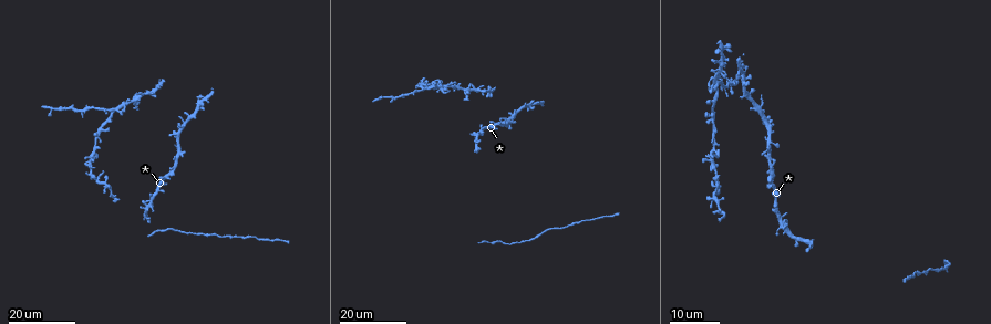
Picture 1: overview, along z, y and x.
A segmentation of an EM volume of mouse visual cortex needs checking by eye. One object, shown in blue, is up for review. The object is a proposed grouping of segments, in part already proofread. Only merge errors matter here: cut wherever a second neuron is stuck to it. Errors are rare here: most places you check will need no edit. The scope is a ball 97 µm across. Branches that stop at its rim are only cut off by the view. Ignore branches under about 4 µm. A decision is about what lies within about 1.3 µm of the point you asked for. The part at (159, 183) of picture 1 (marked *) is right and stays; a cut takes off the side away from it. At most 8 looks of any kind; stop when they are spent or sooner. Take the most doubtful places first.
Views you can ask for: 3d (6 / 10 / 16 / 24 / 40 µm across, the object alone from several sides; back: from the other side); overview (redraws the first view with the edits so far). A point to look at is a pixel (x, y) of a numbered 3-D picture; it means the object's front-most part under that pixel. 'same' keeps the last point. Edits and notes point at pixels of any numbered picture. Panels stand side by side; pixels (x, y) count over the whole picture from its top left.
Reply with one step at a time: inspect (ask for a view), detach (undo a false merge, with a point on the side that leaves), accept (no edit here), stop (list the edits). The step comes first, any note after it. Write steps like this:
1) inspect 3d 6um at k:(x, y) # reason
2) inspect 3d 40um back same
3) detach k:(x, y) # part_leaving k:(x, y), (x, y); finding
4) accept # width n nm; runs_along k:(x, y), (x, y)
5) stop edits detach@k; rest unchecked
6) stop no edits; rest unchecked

inspect 3d 16um at 1:(750, 93)

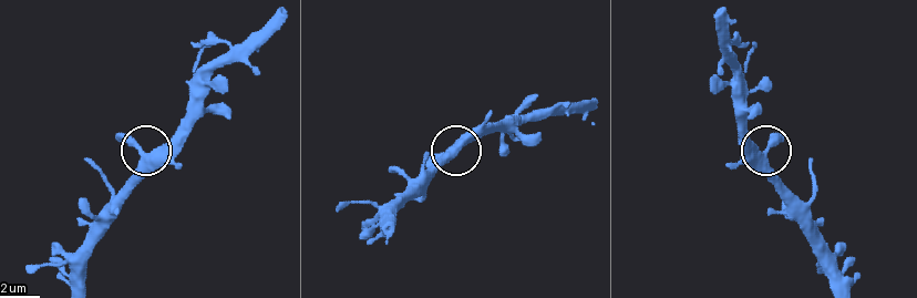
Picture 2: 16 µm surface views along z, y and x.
inspect 3d 6um at 2:(760, 156)

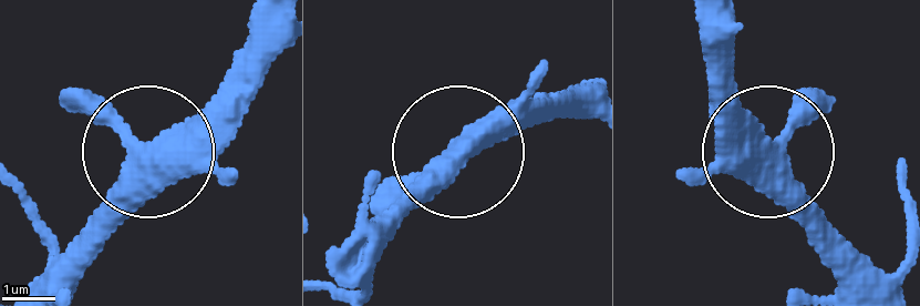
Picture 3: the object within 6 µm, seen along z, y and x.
accept # side_arm 12 um; runs_along 3:(893, 286), (779, 167), (704, 52); all the same neuron

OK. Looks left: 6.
inspect 3d 24um at 1:(154, 232) # a narrow waist

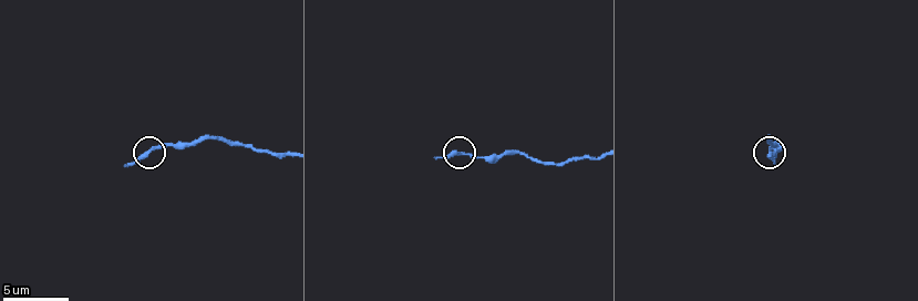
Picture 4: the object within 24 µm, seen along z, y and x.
inspect 3d 10um at 4:(455, 155) # zoom in

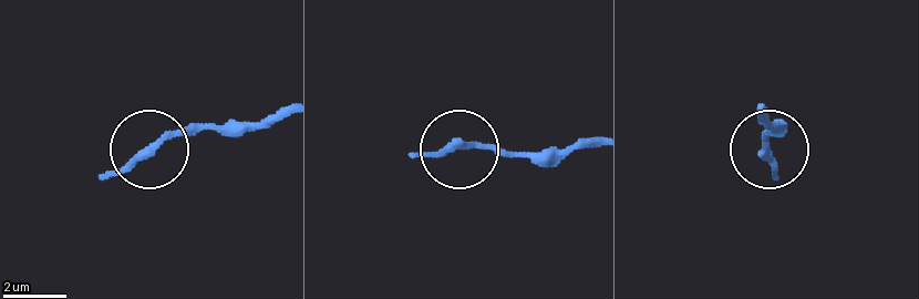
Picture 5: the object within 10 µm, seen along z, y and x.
accept # one neuron here

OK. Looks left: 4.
inspect 3d 24um at 1:(150, 95) # three arms meet

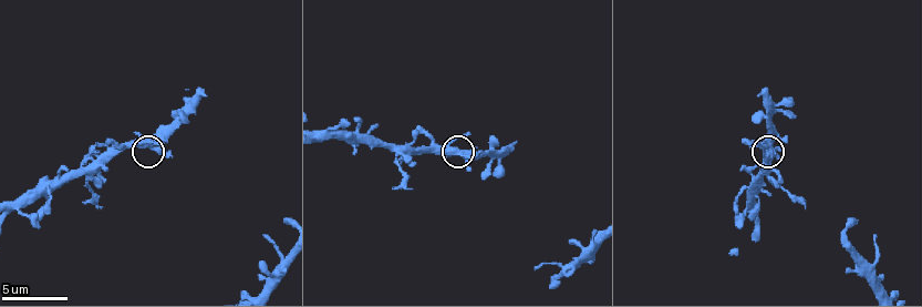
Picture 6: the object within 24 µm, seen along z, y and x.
inspect 3d 6um at 6:(466, 157)

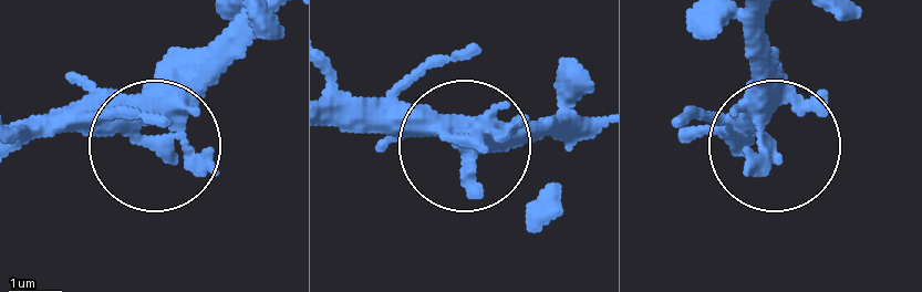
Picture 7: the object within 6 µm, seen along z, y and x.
accept # arms 3; all the same neuron

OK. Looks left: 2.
inspect 3d 24um at 1:(573, 223) # thick turns thin

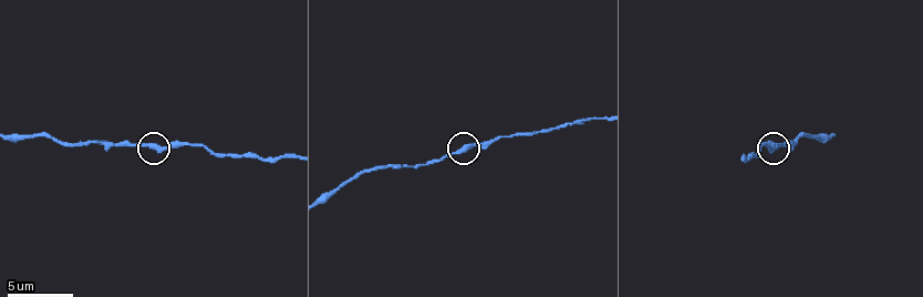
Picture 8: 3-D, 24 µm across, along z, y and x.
inspect 3d 6um at 8:(463, 150)

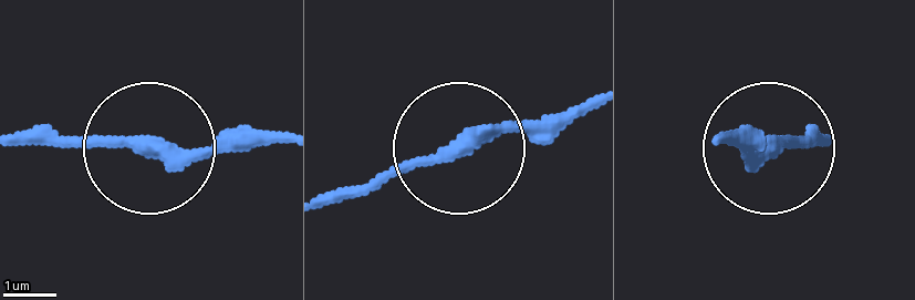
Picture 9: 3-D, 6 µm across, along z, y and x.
accept # runs_along 9:(827, 135), (730, 148); continuous, no second neuron

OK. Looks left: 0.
stop no edits; rest unchecked

